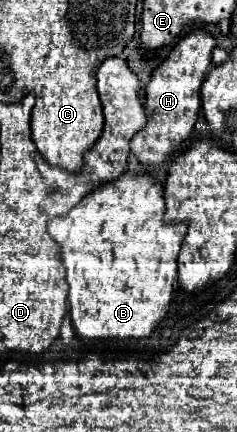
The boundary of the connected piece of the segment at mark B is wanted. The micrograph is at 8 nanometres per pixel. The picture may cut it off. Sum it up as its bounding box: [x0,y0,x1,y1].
[48,170,188,340]

